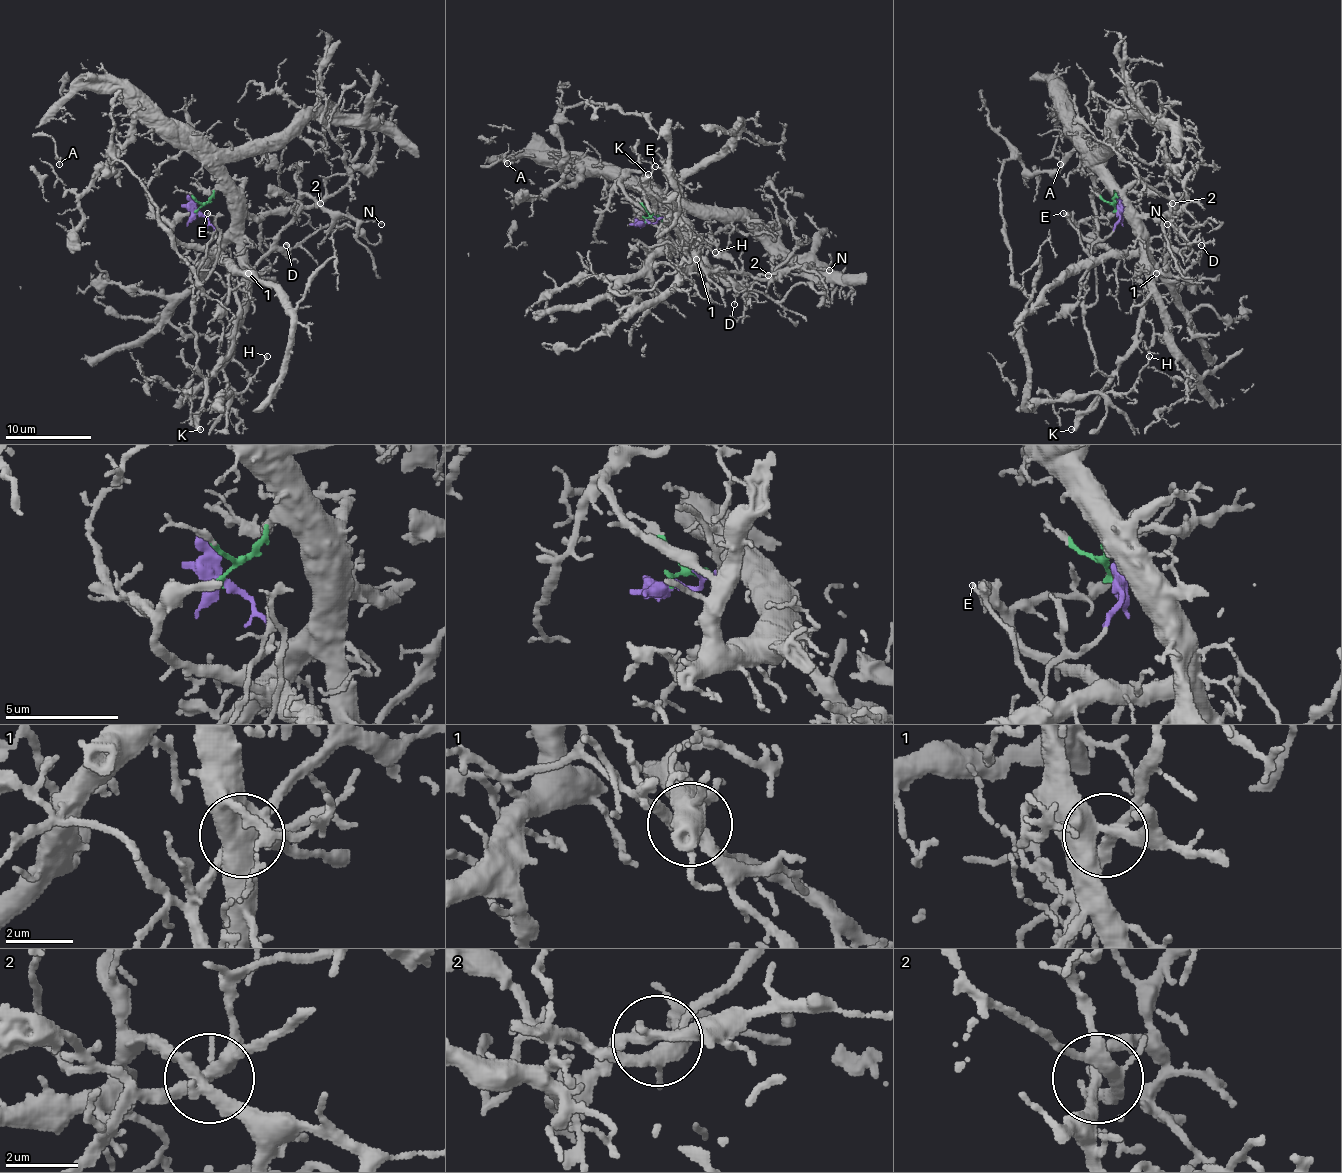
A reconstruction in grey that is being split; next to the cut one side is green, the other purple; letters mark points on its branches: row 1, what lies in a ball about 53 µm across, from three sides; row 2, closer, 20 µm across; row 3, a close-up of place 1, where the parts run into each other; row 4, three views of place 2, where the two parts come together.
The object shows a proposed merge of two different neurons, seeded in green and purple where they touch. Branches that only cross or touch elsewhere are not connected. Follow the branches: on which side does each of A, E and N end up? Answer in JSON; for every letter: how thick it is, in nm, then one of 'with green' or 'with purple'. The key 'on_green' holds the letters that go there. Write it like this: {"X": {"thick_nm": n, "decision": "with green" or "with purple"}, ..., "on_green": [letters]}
{"A": {"thick_nm": 170, "decision": "with green"}, "E": {"thick_nm": 140, "decision": "with purple"}, "N": {"thick_nm": 140, "decision": "with green"}, "on_green": ["A", "N"]}

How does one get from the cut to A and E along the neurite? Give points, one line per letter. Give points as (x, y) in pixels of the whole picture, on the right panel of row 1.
A: (1118, 212), (1107, 180), (1079, 148), (1072, 120), (1053, 89), (1053, 120), (1062, 128), (1053, 154), (1059, 165)
E: (1118, 212), (1120, 219), (1111, 232), (1092, 247), (1085, 305), (1096, 301), (1096, 271), (1077, 228), (1064, 212)

